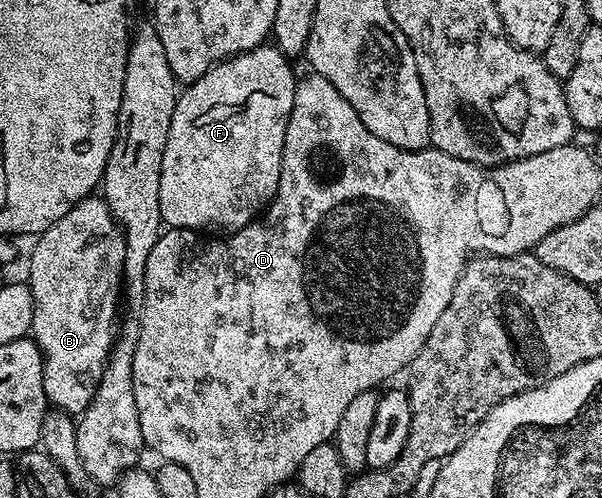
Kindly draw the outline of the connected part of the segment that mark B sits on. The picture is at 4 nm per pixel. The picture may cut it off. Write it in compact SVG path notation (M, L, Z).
M93 194L62 214L62 218L58 218L58 222L54 222L54 226L50 226L48 231L41 232L35 244L36 249L28 260L26 283L32 289L34 298L30 336L44 356L43 390L55 409L78 416L84 412L97 390L118 328L116 304L118 308L122 300L126 254L124 232L108 209L108 203L99 195Z

